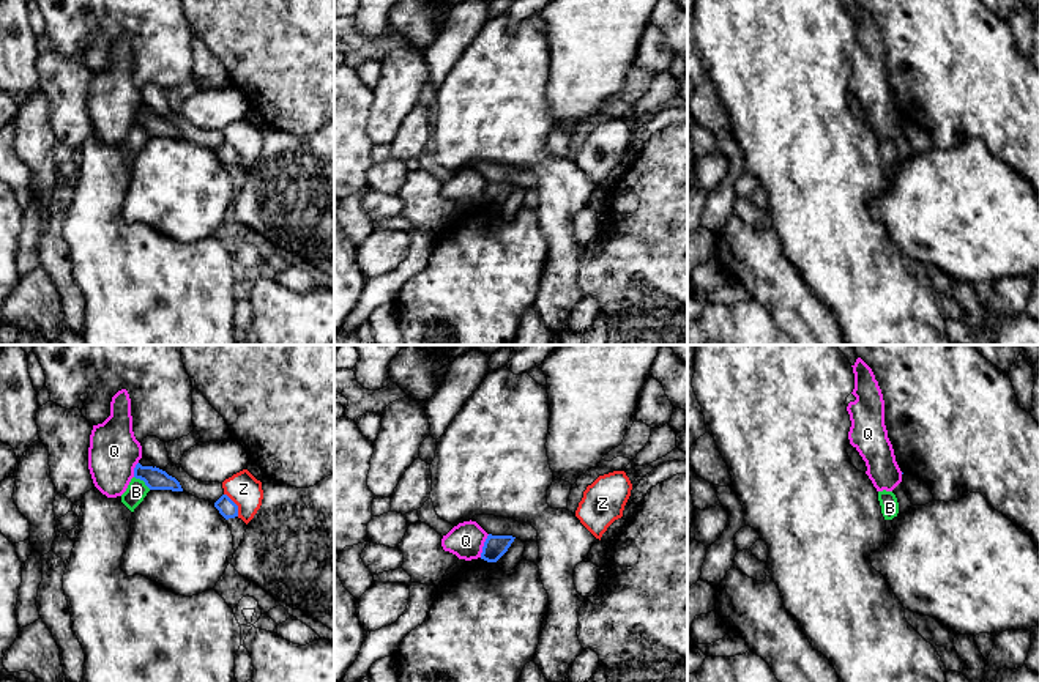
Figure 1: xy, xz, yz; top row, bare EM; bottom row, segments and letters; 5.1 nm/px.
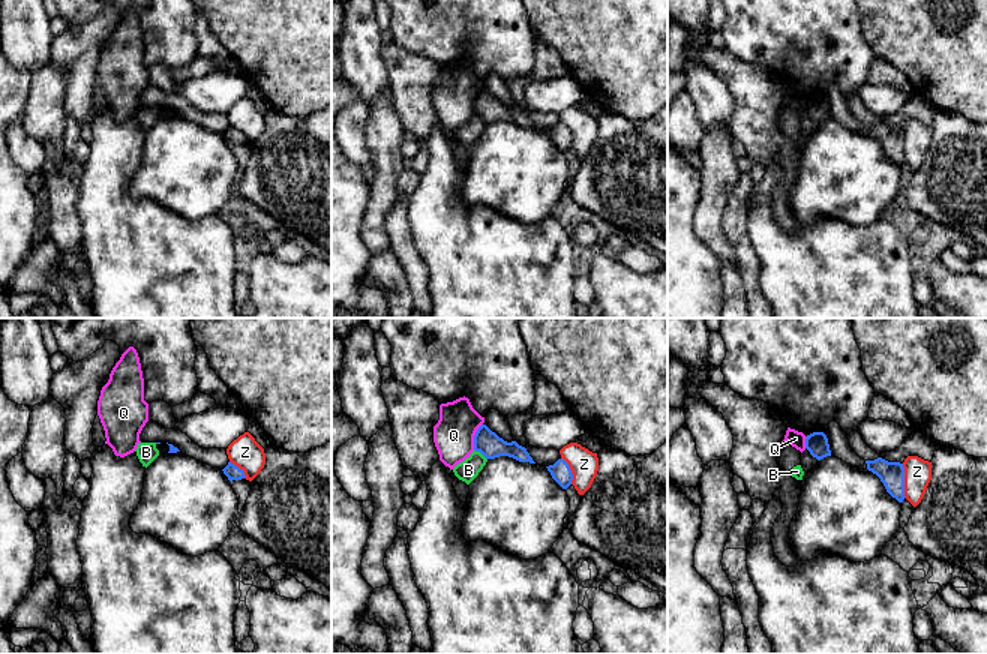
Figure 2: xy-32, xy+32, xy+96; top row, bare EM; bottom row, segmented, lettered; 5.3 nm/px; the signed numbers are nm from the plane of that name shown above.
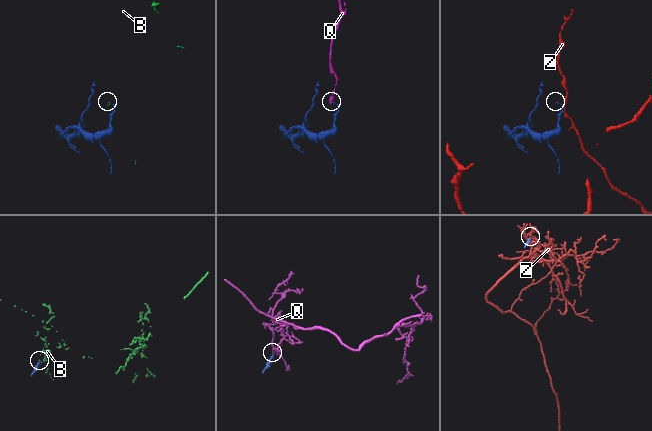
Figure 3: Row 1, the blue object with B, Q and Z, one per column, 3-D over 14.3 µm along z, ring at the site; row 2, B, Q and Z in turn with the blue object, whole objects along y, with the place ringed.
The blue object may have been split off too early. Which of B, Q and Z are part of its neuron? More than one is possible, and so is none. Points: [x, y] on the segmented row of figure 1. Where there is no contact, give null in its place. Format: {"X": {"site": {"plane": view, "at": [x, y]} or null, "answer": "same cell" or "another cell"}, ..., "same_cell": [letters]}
{"B": {"site": {"plane": "xy", "at": [142, 479]}, "answer": "another cell"}, "Q": {"site": {"plane": "xz", "at": [484, 545]}, "answer": "another cell"}, "Z": {"site": {"plane": "xy", "at": [235, 504]}, "answer": "another cell"}, "same_cell": []}

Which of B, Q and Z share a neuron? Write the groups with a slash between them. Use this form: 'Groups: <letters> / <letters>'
Groups: B / Q / Z

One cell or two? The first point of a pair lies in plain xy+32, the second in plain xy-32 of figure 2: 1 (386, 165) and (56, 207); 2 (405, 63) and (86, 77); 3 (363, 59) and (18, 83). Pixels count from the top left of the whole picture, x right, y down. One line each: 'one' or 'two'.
1: two
2: one
3: two

